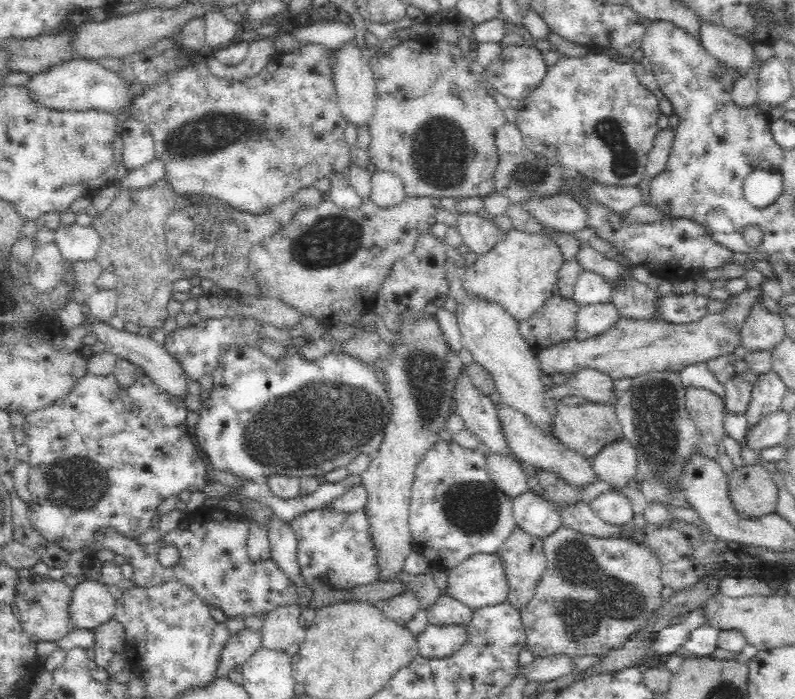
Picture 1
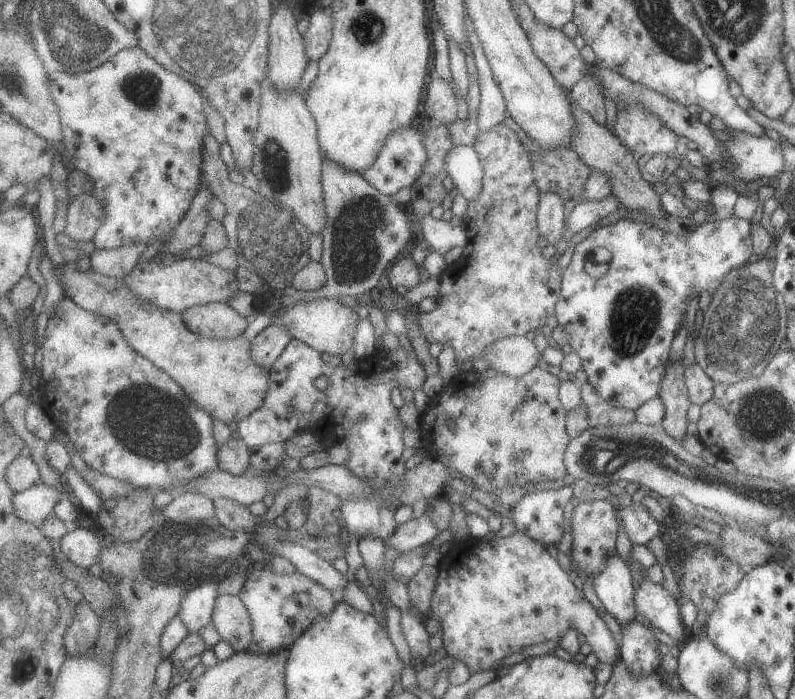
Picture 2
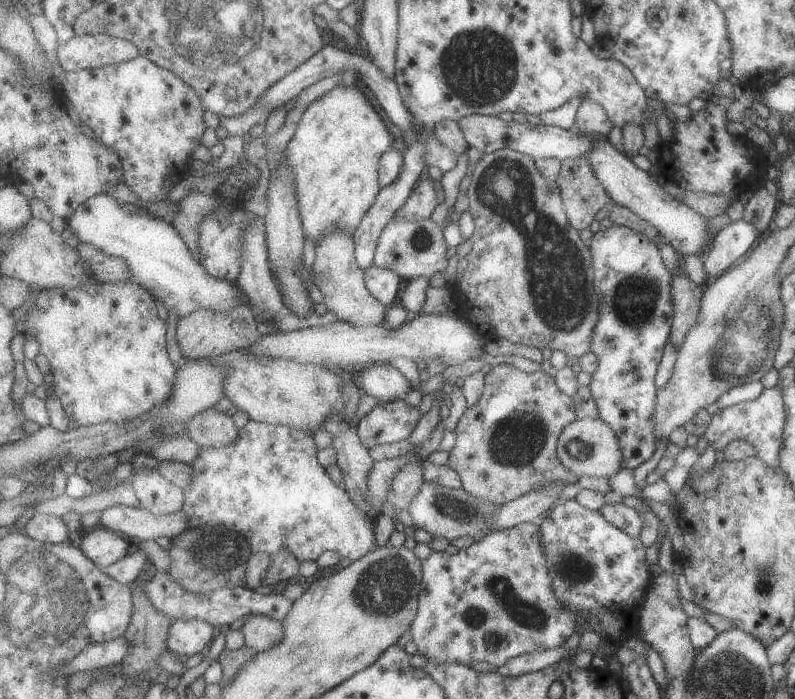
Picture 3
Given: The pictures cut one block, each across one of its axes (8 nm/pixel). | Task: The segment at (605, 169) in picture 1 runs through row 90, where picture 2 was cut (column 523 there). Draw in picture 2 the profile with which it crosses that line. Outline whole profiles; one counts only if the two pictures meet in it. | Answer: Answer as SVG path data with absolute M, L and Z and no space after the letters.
M516 530L511 536L499 537L494 536L489 540L475 540L467 539L460 543L453 543L450 550L445 556L445 560L439 564L440 575L438 576L437 586L433 593L432 604L432 618L431 623L438 623L442 626L443 647L447 650L447 654L455 659L463 662L471 673L485 672L488 670L494 670L497 672L497 668L503 664L505 658L509 658L511 654L523 653L529 647L533 645L539 645L549 641L560 642L560 640L572 629L576 628L579 633L583 634L586 638L586 643L591 646L591 652L598 658L599 663L605 663L612 665L613 662L619 660L619 653L617 653L616 644L613 641L611 632L607 629L605 622L599 617L599 613L593 608L591 603L585 599L583 590L579 590L573 580L569 578L569 574L566 573L565 566L556 557L551 556L547 547L542 542L535 540L531 535L525 534L519 530Z

